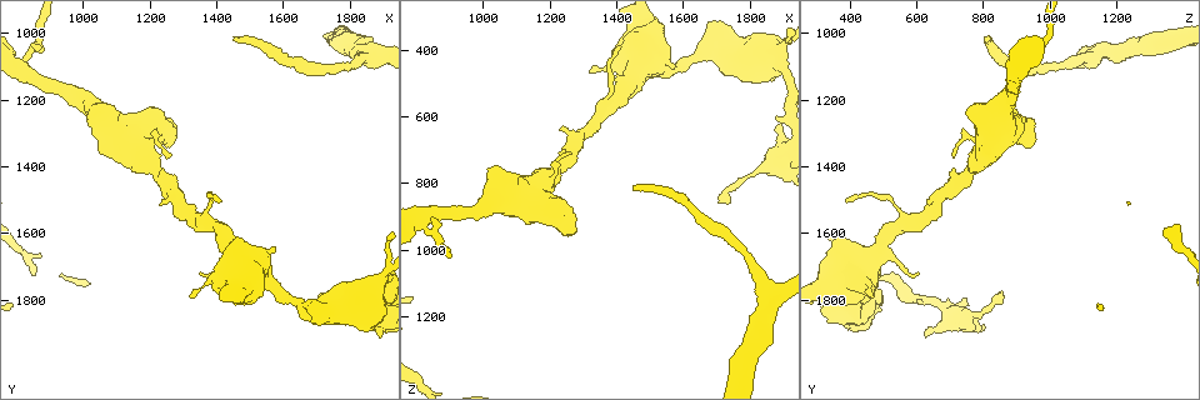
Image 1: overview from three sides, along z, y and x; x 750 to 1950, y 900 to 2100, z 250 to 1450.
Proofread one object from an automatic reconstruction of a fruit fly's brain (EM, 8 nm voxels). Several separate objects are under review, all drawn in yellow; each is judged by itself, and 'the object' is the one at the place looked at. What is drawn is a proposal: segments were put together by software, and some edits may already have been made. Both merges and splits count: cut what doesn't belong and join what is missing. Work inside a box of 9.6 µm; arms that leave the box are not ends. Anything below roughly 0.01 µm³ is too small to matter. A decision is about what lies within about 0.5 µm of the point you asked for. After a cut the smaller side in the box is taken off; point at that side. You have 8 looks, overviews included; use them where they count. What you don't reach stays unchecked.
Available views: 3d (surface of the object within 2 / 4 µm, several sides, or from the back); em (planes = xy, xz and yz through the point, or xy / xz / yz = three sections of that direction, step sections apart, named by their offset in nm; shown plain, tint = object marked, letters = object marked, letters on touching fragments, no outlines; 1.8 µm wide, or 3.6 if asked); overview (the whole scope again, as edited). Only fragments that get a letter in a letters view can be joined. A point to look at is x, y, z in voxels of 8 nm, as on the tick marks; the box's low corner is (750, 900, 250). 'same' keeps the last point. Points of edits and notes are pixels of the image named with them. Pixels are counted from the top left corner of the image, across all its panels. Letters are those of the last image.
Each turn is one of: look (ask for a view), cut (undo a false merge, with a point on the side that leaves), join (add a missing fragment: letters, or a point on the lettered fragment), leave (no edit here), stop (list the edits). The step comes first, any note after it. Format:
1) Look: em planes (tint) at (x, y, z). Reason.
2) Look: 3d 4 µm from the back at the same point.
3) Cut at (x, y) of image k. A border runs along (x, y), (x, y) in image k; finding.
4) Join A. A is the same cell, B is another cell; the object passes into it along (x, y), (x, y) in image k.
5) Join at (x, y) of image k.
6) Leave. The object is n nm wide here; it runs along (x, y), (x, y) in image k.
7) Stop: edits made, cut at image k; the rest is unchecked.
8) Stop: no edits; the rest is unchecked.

Look: 3d 2 µm at (1450, 1000, 830). End of a long branch.

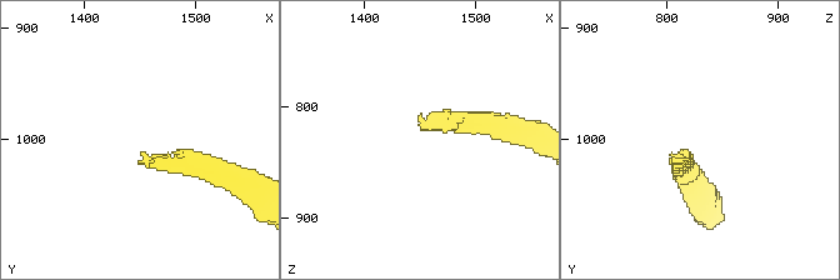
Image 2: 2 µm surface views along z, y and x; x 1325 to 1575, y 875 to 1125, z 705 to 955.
Look: em xy step 4 (letters) at (1454, 1012, 822). Need the tissue.

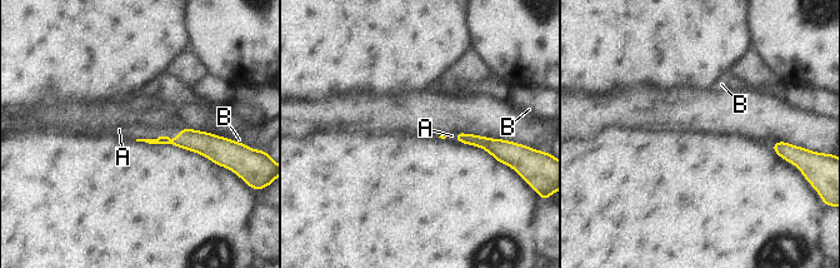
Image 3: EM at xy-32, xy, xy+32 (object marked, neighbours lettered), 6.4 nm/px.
Join A. A is the same cell, B is another cell; it goes on there.

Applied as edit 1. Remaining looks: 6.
Look: overview. See it whole again.

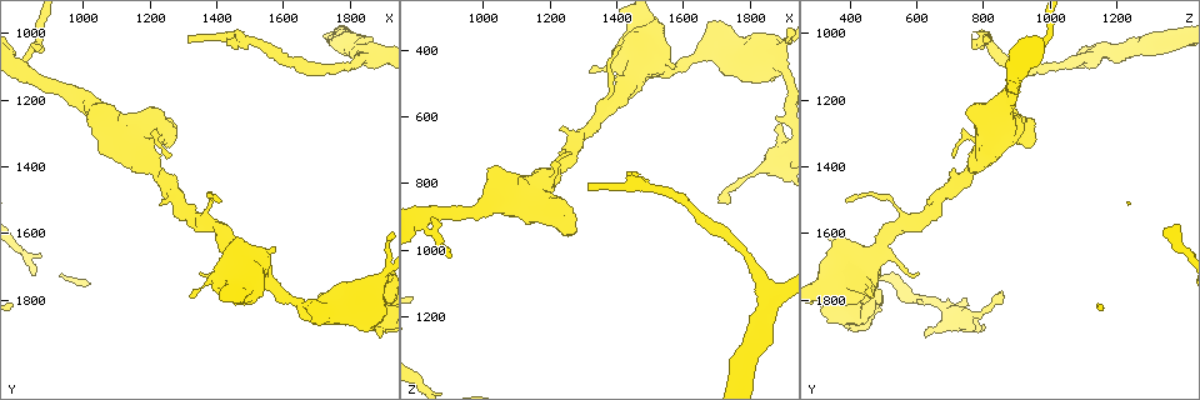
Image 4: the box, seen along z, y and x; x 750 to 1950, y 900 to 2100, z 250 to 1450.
Look: 3d 2 µm from the back at (1360, 1720, 610). Branch stops here.

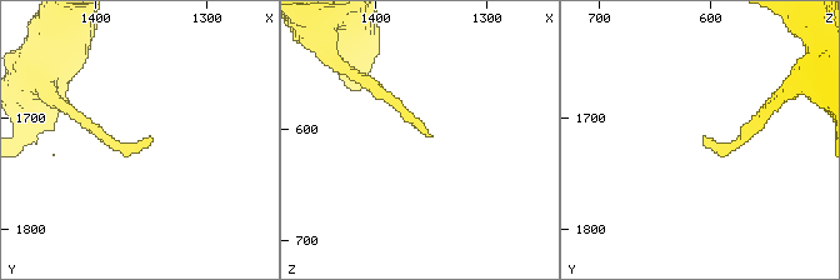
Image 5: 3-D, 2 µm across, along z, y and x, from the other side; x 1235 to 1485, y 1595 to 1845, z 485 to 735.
Look: em planes (letters) at (1352, 1720, 608).

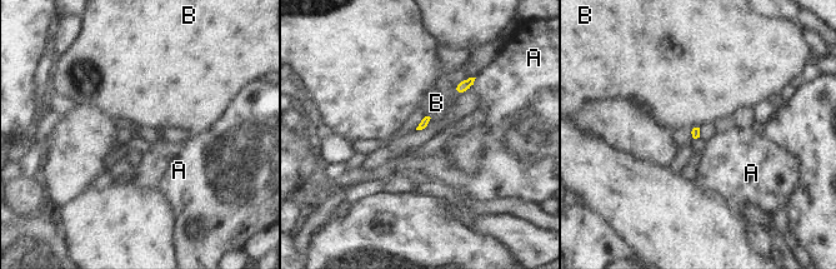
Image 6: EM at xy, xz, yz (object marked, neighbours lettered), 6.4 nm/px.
Leave. A and B are other cells; a border runs along (429, 115), (430, 120), (426, 124) in image 6; none of them fits.

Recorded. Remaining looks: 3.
Look: em planes (letters) at (1740, 1780, 860). An open end.

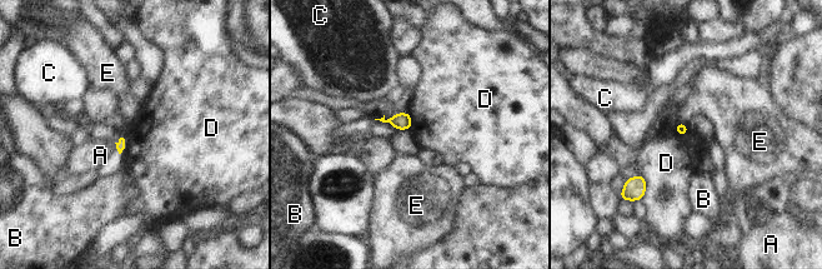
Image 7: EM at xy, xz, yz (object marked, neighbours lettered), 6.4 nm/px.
Leave. A, B, C, D and E are other cells; a border runs along (686, 123), (683, 135), (673, 131) in image 7; no lettered fragment goes on from it.

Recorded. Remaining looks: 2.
Stop: edits made, join at image 3; the rest is unchecked.

